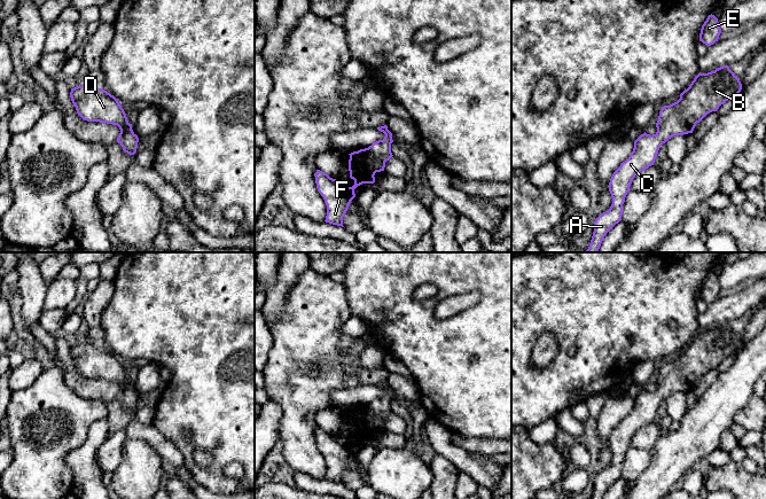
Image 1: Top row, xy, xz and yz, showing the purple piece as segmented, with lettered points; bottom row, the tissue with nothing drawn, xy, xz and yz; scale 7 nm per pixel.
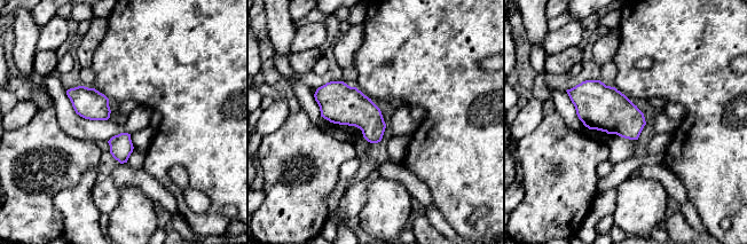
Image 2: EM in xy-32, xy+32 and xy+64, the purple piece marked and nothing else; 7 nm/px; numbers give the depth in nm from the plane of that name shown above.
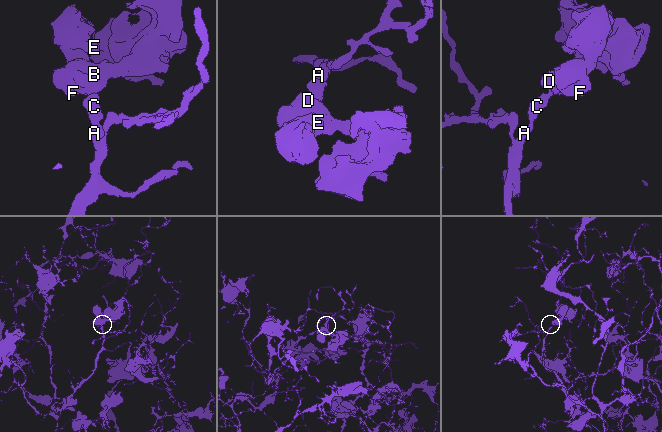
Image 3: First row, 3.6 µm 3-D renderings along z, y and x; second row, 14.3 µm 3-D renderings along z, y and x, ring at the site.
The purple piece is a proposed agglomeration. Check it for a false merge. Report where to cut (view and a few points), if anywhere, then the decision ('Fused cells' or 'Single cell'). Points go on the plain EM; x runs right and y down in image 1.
No split. Single cell

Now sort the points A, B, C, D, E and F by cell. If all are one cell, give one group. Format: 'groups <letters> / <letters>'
groups A B C D E F

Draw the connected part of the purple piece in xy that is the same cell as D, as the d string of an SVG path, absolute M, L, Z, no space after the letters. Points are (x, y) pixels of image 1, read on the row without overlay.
M88 340L71 345L70 354L77 371L84 377L117 382L120 387L117 399L125 410L130 412L136 410L139 395L133 389L132 381L128 380L124 366L114 352Z

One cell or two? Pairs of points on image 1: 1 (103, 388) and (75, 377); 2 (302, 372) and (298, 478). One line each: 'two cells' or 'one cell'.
1: one cell
2: two cells

